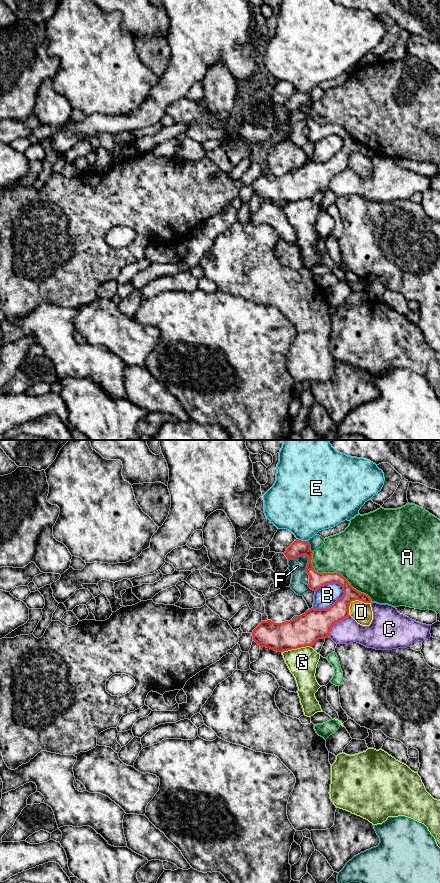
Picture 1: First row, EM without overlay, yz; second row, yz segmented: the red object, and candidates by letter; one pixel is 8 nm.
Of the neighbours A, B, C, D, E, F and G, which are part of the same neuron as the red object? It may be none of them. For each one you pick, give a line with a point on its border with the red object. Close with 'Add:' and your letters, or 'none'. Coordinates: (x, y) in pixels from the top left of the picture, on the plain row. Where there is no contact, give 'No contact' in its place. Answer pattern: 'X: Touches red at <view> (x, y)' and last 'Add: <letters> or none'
Add: none

